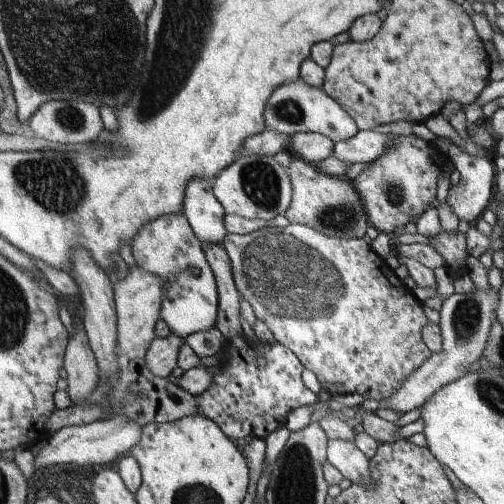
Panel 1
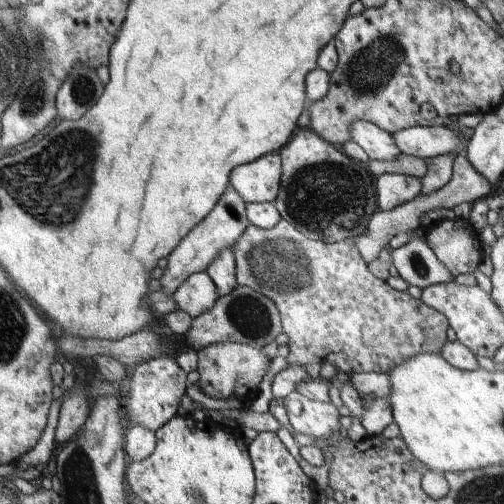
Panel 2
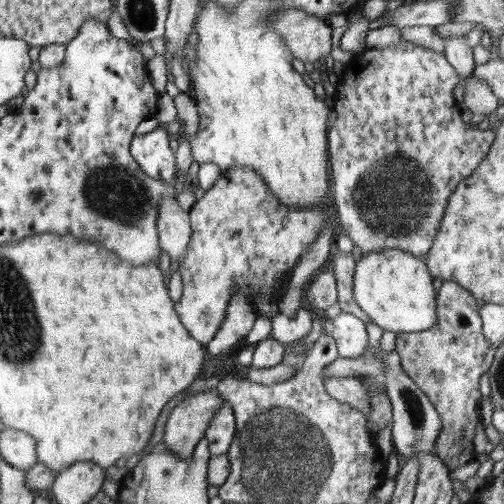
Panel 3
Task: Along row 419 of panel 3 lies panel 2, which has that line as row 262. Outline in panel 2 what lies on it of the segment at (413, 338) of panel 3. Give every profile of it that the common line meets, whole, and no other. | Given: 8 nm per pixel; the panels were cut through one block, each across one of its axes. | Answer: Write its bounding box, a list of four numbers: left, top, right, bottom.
[425,218,483,278]

